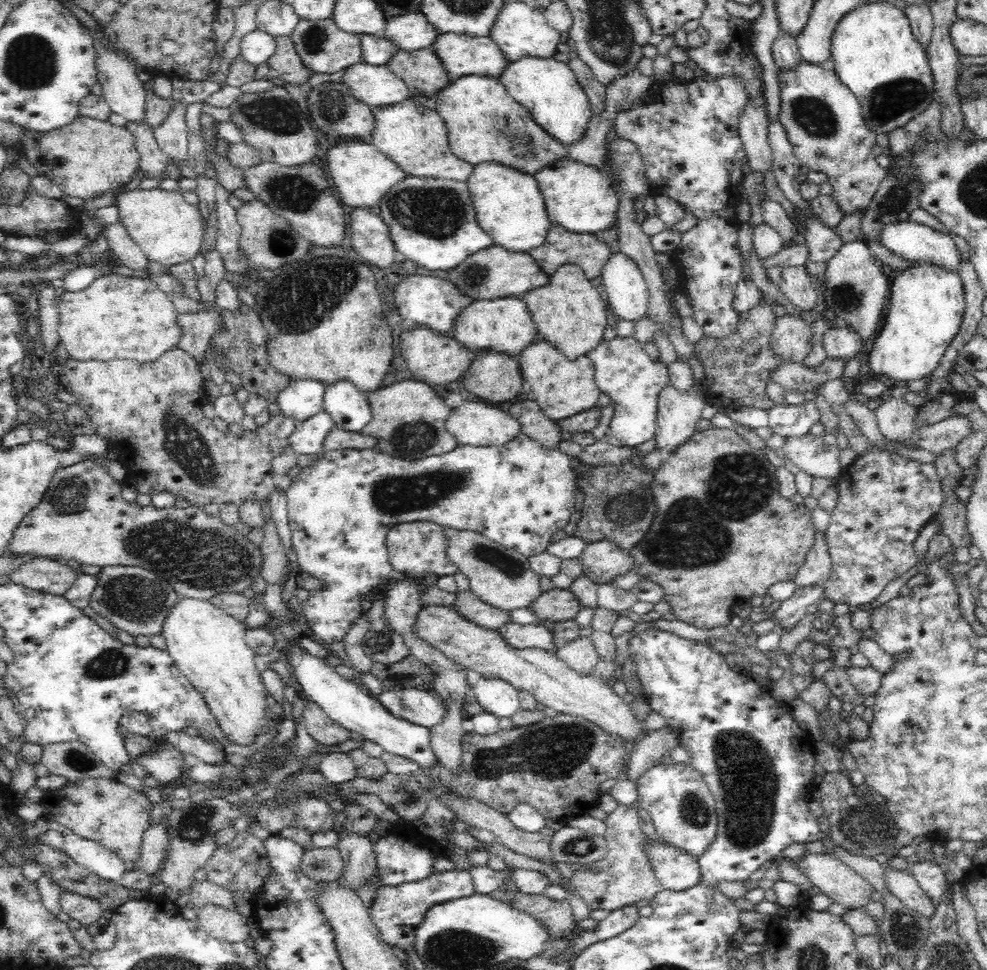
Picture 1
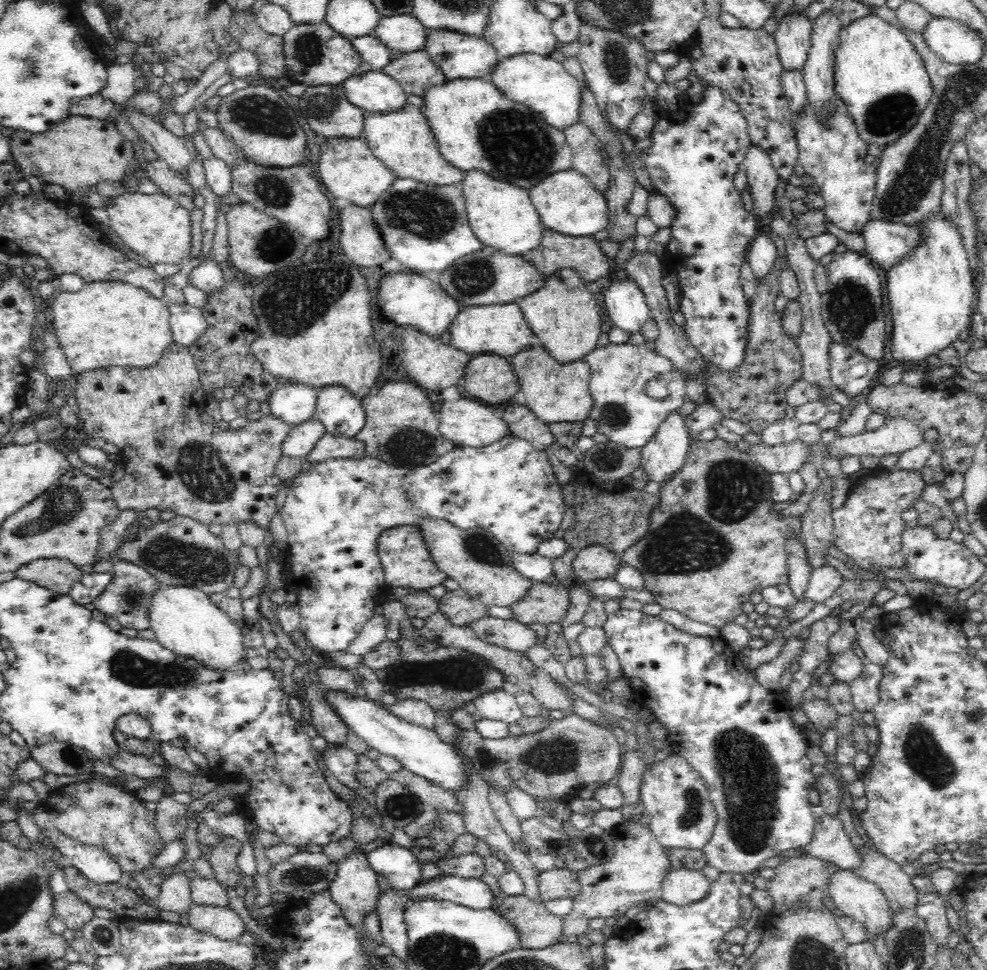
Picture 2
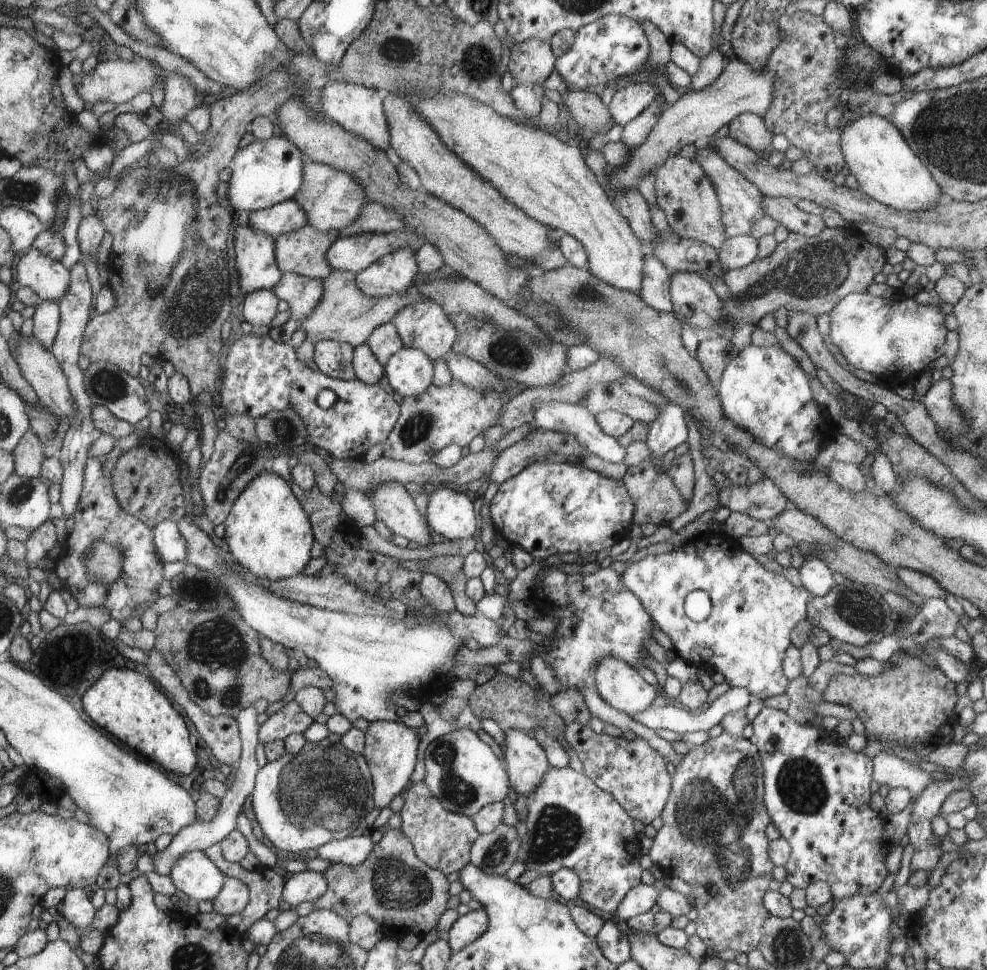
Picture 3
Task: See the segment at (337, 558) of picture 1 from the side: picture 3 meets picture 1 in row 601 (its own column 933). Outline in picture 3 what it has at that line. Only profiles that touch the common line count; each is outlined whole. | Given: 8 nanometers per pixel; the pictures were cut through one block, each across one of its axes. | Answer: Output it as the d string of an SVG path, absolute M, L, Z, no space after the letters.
M866 292L848 294L829 312L830 335L832 342L838 347L844 358L856 369L864 370L874 376L898 378L898 384L906 384L906 374L920 374L932 360L942 356L944 351L944 336L946 328L944 322L946 314L938 303L918 304L912 296L902 296L896 302L896 296L889 299L872 296Z

